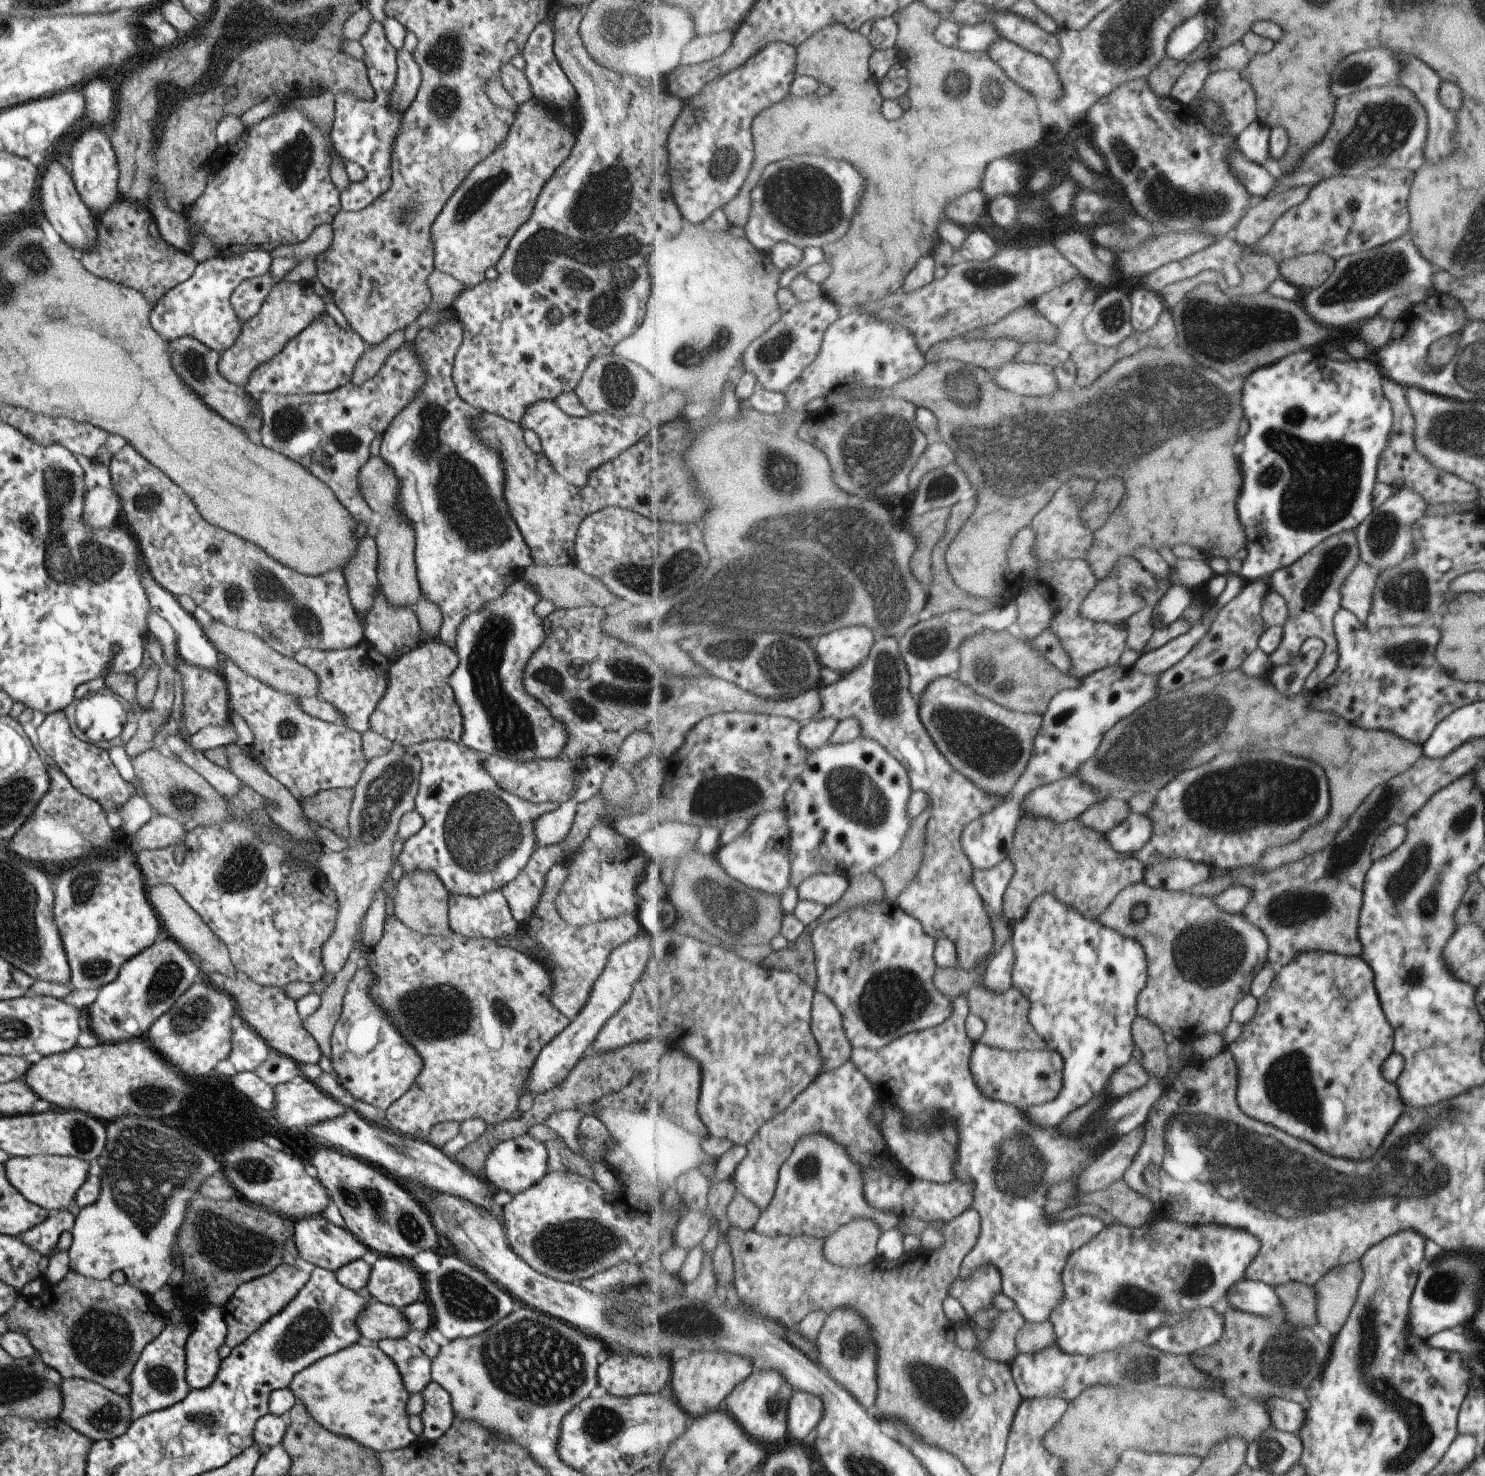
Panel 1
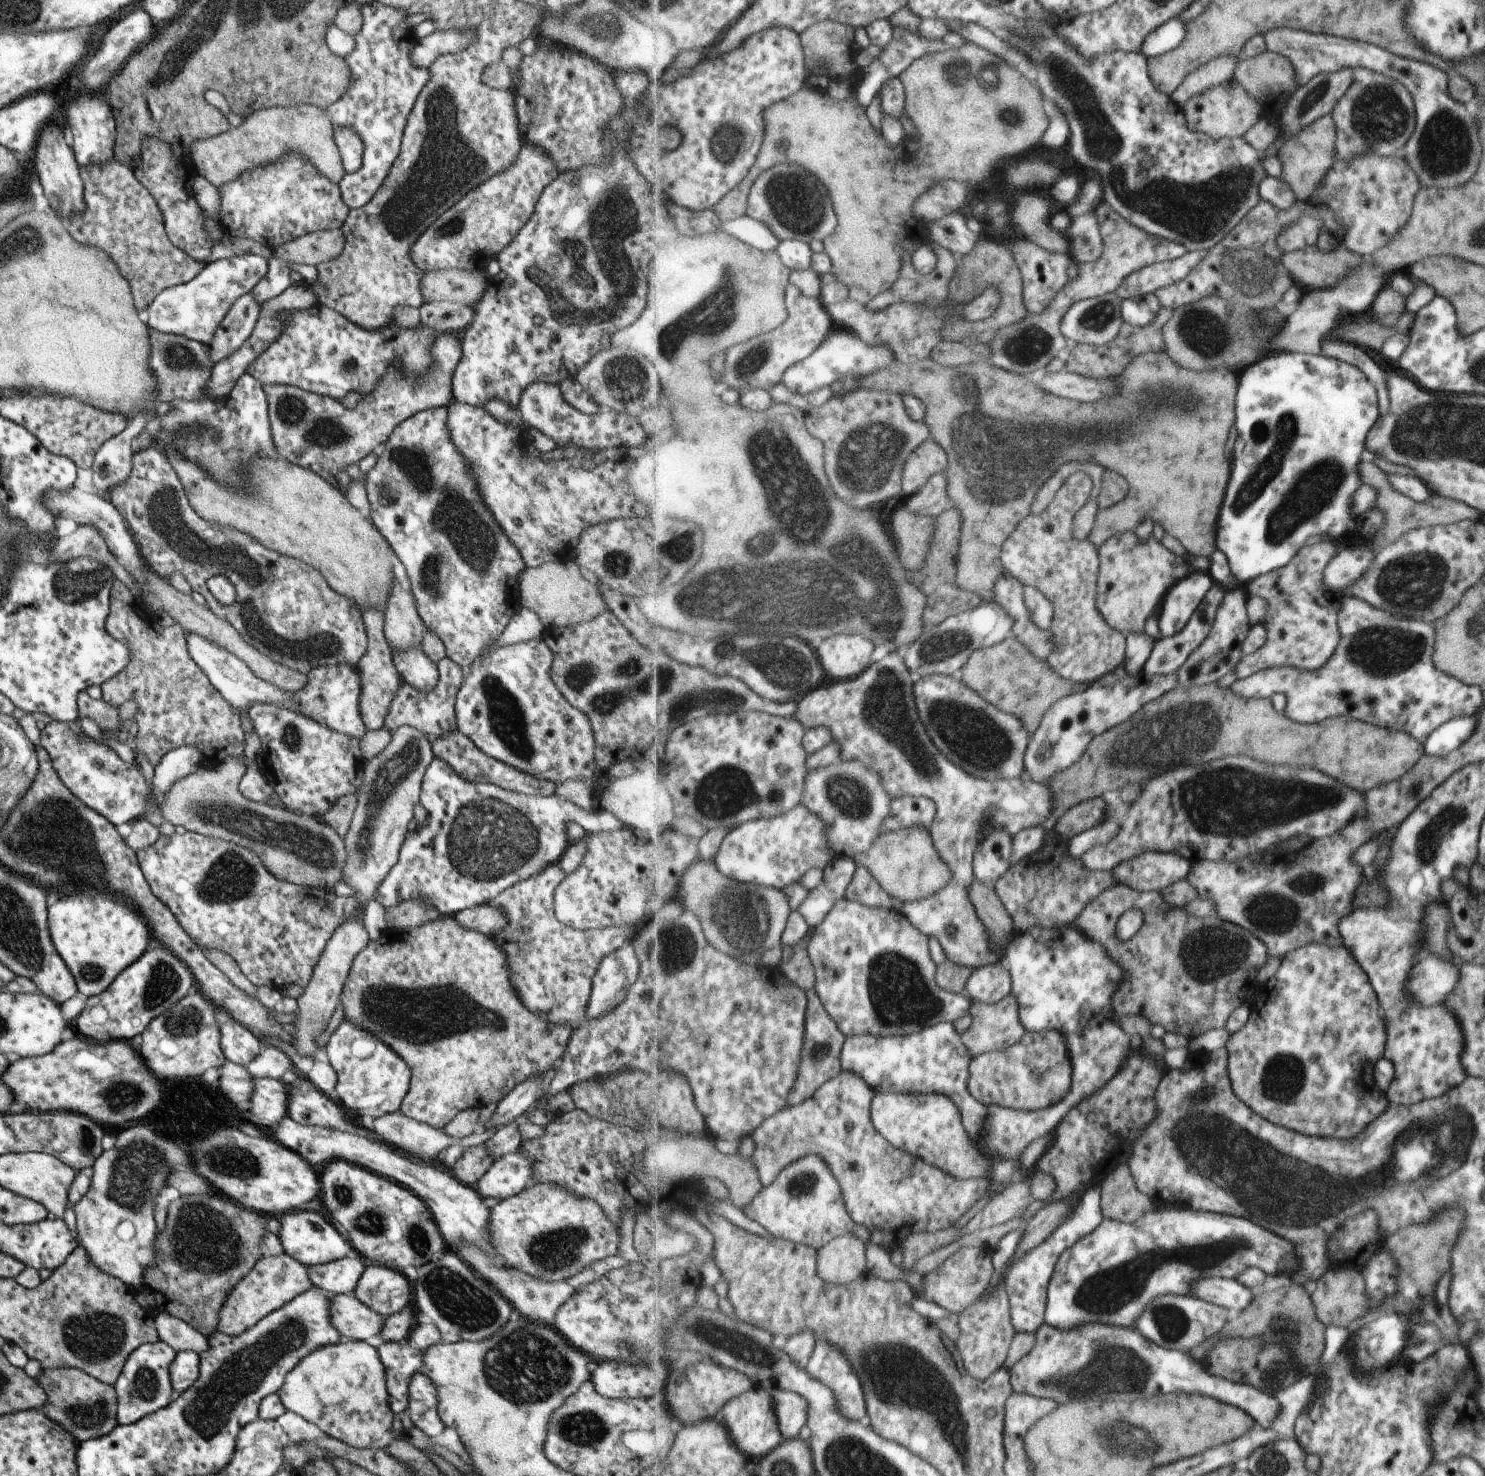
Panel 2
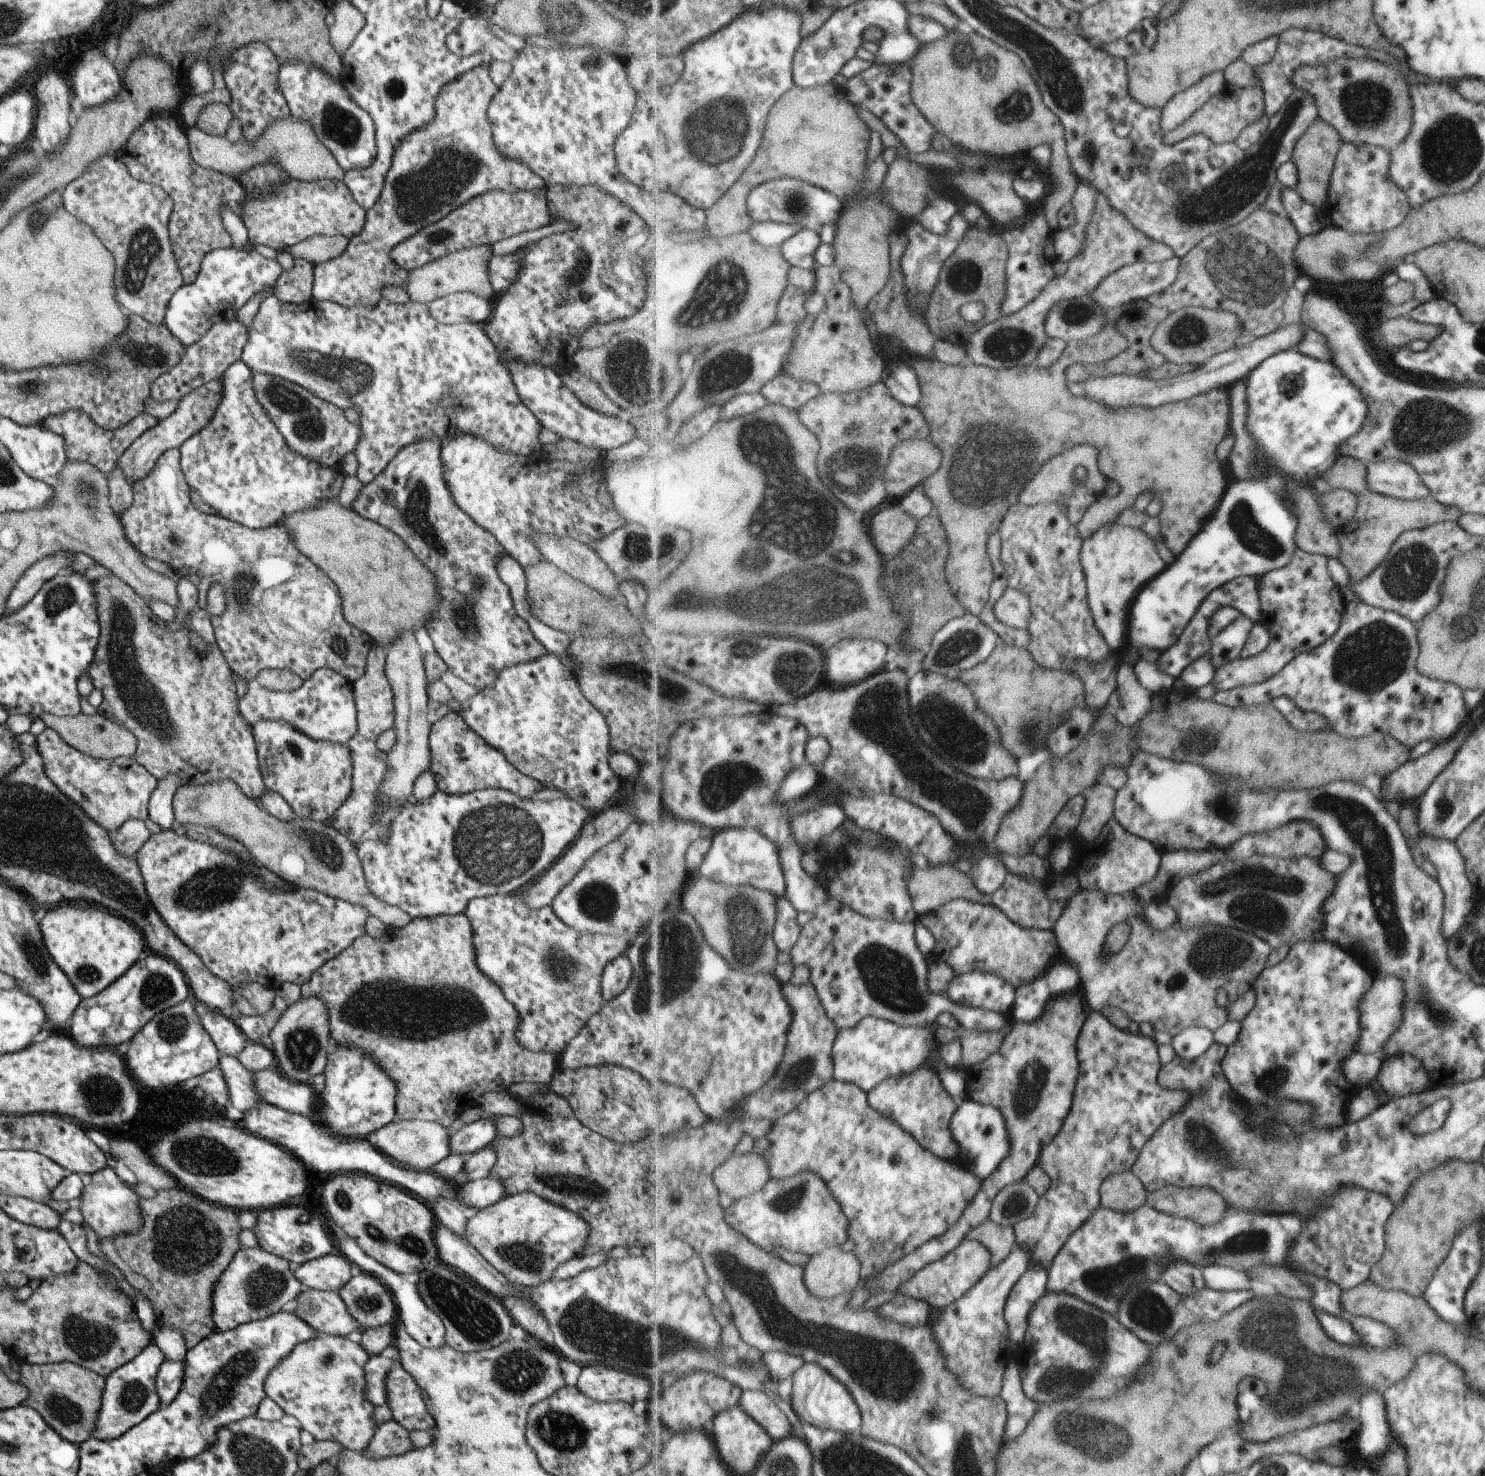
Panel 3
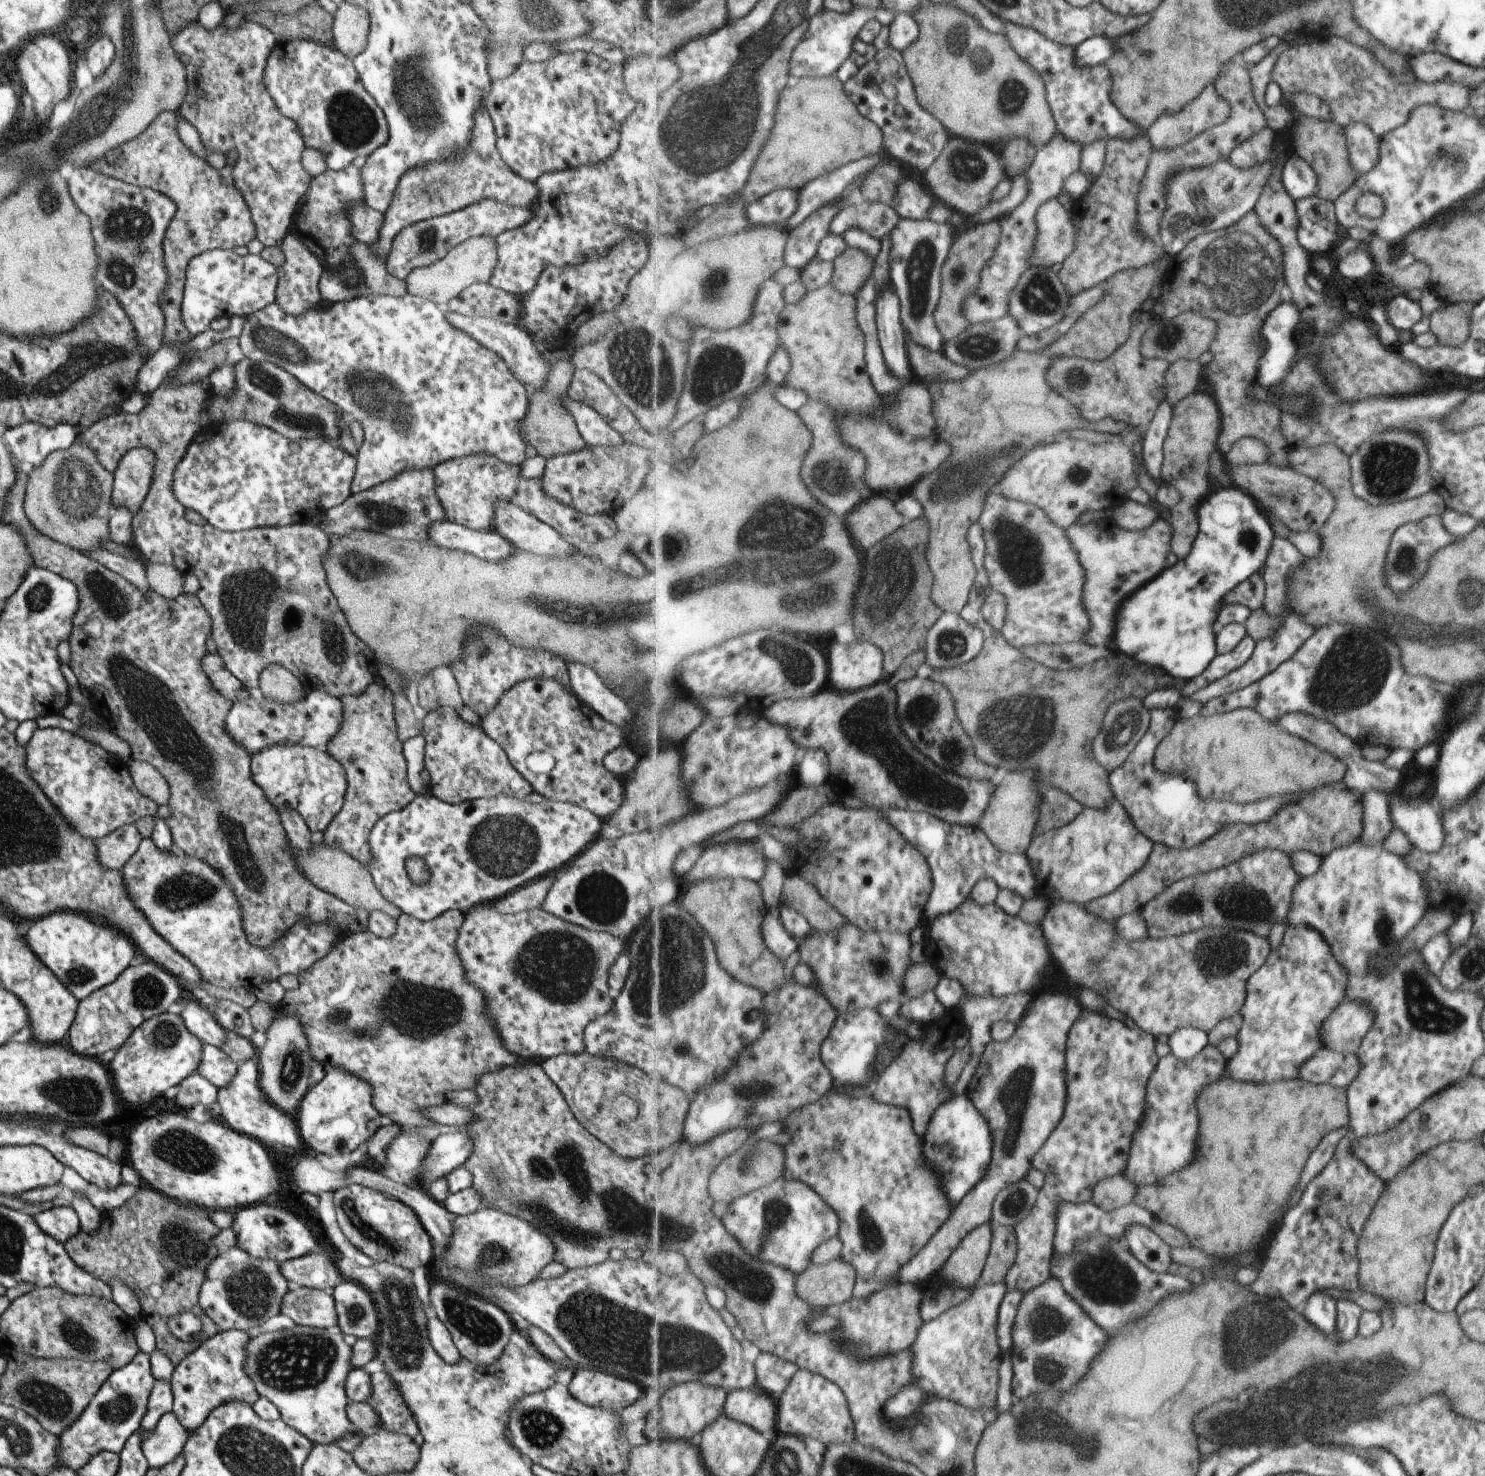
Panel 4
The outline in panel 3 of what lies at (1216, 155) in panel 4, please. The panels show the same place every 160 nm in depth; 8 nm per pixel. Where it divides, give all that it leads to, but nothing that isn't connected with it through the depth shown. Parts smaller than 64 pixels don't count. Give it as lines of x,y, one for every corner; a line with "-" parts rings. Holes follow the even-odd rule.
1226,83
1219,94
1213,96
1205,106
1202,106
1181,126
1167,133
1163,140
1167,145
1174,145
1188,139
1190,136
1205,135
1218,145
1235,143
1243,130
1262,118
1265,108
1266,102
1260,84
1253,84
1250,87
1238,87

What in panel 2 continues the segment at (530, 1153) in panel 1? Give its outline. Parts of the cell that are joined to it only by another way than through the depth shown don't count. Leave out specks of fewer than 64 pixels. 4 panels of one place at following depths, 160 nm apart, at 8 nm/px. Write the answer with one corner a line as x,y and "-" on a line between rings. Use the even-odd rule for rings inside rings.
519,1148
493,1160
485,1174
474,1184
474,1189
481,1199
503,1200
533,1184
531,1161
520,1153

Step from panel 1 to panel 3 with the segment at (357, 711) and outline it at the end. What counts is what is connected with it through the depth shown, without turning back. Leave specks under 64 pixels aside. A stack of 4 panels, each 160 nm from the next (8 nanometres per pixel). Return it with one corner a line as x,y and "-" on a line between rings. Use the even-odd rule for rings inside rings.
318,668
302,685
291,692
267,690
255,678
246,682
246,692
236,702
236,711
251,728
257,721
285,721
311,740
329,741
345,745
356,729
356,708
352,683
338,672

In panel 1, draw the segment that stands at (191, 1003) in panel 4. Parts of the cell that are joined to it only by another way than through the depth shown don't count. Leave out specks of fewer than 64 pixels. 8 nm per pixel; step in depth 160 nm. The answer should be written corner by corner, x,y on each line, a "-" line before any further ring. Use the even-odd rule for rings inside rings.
246,1024
233,1028
228,1059
235,1071
254,1071
265,1062
270,1047

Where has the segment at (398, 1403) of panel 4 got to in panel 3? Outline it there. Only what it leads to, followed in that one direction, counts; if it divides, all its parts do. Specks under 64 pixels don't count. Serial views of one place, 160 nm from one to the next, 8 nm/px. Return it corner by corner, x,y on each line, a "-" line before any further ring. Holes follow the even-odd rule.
397,1359
391,1361
391,1366
386,1372
385,1388
387,1406
397,1424
407,1432
433,1429
434,1422
427,1412
419,1387
414,1378
401,1368

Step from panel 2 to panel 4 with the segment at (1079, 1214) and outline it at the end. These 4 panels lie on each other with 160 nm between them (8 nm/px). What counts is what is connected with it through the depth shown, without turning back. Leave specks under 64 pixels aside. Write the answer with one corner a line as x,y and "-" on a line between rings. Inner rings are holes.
1025,1291
1007,1292
1000,1304
998,1314
998,1343
1003,1354
1011,1352
1014,1346
1012,1332
1017,1322
1018,1308
1021,1307

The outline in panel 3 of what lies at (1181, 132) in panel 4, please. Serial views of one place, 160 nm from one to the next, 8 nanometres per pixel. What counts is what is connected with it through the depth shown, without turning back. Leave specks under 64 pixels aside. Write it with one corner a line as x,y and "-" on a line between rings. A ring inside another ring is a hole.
1214,72
1204,76
1198,83
1195,80
1192,87
1175,95
1162,108
1162,131
1164,136
1181,126
1188,118
1191,118
1213,96
1219,94
1226,83
1224,72

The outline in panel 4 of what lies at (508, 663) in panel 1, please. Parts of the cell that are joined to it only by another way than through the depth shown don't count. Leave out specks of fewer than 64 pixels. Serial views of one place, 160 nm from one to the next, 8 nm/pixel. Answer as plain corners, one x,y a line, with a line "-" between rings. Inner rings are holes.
547,678
519,681
508,688
497,704
481,719
479,726
505,751
511,766
531,785
533,792
544,799
567,801
592,812
602,820
611,816
622,803
623,783
602,765
602,758
628,740
627,733
603,720
585,703
565,689
559,681

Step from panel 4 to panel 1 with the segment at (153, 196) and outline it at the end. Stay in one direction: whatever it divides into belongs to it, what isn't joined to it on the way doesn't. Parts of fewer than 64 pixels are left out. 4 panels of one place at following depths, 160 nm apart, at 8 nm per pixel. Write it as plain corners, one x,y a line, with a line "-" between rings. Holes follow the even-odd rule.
117,199
105,212
94,216
96,244
83,251
78,260
91,274
113,284
121,284
145,296
155,305
167,290
184,282
198,264
187,253
176,250
160,237
148,210
139,208
131,200

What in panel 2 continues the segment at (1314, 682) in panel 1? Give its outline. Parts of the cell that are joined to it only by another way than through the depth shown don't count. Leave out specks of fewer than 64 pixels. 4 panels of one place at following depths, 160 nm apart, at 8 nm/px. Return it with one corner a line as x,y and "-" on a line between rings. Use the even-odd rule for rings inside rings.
1318,538
1311,542
1287,567
1259,576
1246,585
1250,596
1263,596
1269,602
1269,614
1264,628
1269,632
1267,642
1255,654
1245,655
1235,668
1235,676
1248,678
1269,668
1297,668
1299,672
1314,673
1334,655
1338,644
1339,622
1337,596
1323,588
1323,572
1337,555
1339,543

